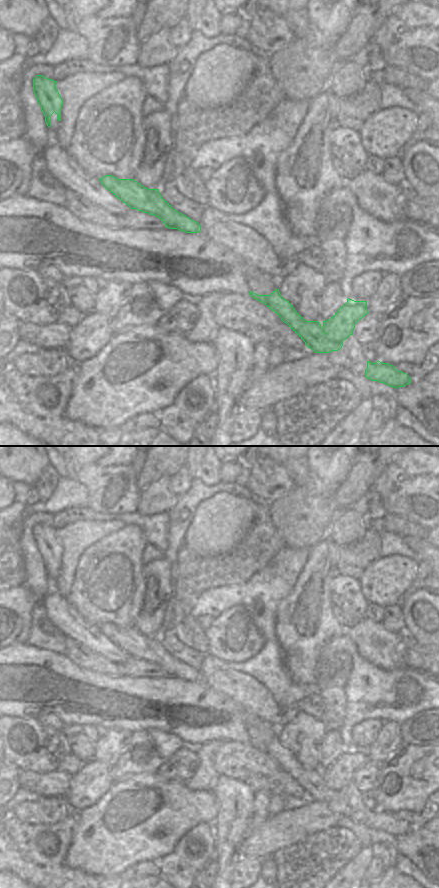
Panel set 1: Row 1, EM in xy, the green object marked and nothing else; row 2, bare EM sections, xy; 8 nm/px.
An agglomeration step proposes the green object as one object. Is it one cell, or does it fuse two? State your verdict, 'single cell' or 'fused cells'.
fused cells

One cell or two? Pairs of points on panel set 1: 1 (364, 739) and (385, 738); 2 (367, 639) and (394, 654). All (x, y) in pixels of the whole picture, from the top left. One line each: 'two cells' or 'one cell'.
1: two cells
2: one cell

